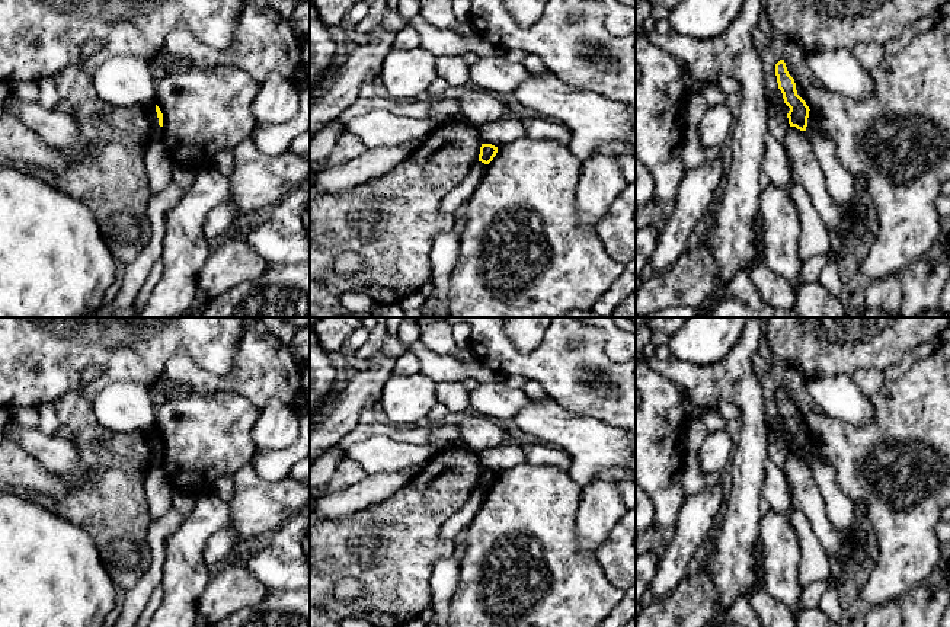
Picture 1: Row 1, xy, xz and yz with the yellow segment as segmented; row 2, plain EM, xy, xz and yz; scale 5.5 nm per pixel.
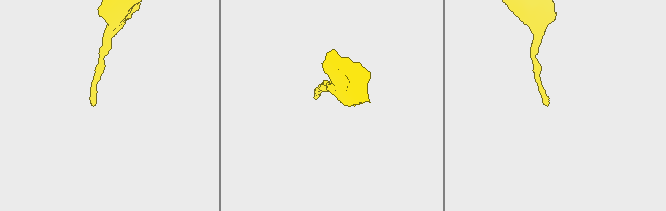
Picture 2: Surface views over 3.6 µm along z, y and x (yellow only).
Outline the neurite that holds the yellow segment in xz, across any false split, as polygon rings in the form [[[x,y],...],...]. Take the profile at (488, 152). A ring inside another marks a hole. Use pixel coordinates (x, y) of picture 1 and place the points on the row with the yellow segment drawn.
[[[482,144],[479,160],[473,164],[464,180],[442,198],[439,212],[454,214],[463,204],[468,201],[480,183],[487,164],[493,160],[496,153],[498,147],[492,144]]]

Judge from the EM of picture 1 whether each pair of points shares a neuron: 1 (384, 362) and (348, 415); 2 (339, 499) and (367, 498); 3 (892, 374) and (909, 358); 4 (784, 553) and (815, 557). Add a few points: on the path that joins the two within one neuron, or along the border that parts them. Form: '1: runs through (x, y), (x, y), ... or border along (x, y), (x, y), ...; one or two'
1: runs through (374, 376), (349, 402); one
2: runs through (346, 499), (360, 498); one
3: runs through (896, 371), (905, 362); one
4: border along (790, 521), (799, 543), (799, 585), (802, 588); two

